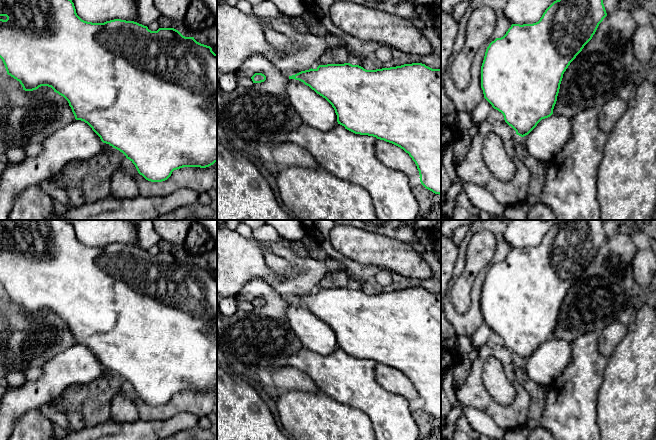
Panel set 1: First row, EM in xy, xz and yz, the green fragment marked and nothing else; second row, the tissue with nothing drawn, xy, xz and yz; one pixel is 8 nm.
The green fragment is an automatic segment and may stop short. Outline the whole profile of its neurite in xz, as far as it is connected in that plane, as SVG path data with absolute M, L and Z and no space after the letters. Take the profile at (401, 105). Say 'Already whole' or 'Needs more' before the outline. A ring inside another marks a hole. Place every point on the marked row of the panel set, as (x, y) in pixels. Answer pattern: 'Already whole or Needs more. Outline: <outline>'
Already whole. Outline: M350 63L319 65L316 69L289 76L309 86L334 108L338 124L360 135L376 137L403 149L415 162L421 184L441 195L441 69L432 69L422 63L366 70Z

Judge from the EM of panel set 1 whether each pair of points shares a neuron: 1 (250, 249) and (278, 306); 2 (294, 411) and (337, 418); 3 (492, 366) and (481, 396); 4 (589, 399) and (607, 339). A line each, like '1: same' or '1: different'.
1: different
2: same
3: different
4: different

